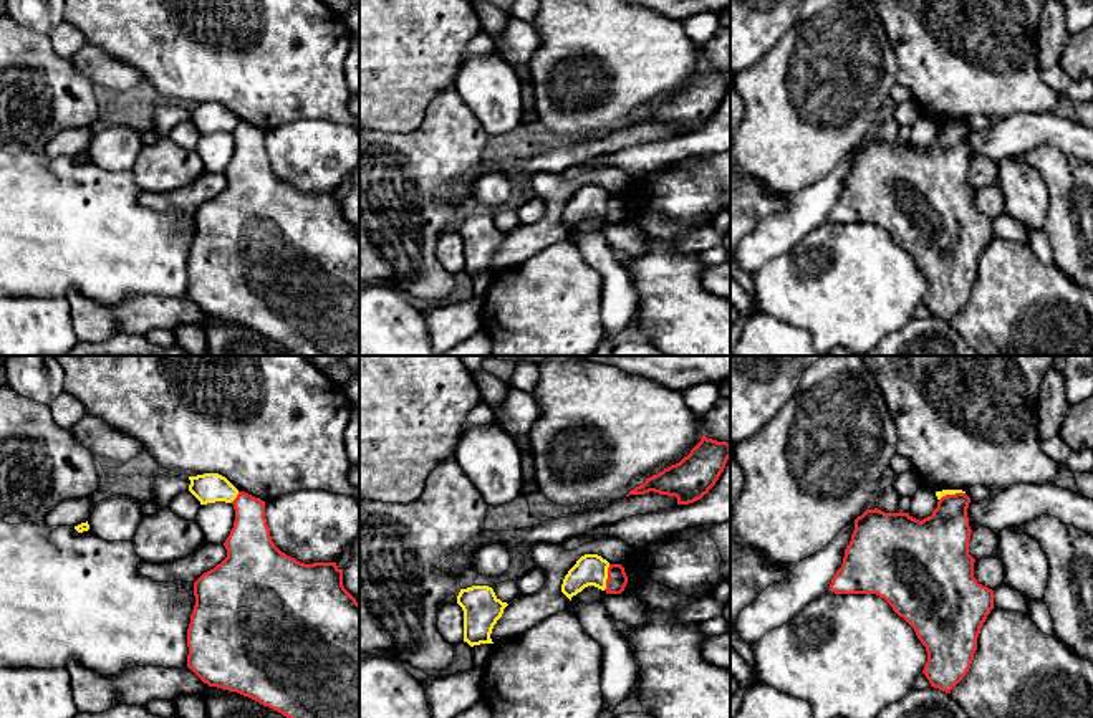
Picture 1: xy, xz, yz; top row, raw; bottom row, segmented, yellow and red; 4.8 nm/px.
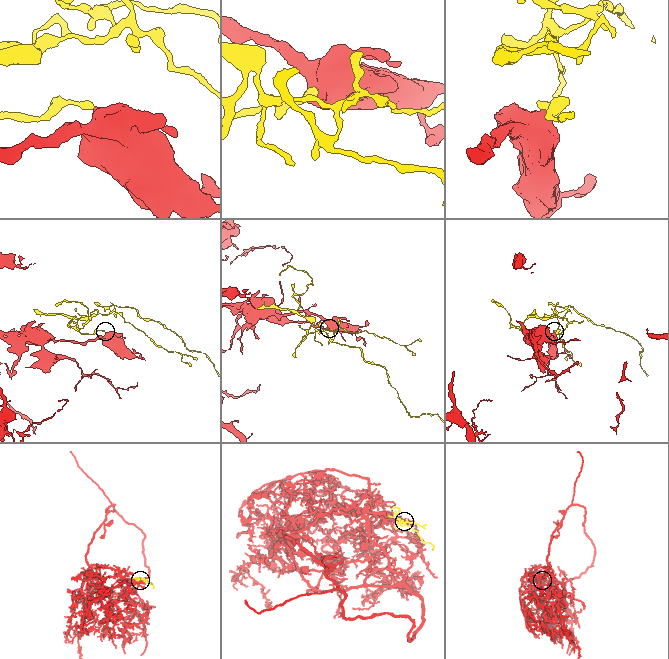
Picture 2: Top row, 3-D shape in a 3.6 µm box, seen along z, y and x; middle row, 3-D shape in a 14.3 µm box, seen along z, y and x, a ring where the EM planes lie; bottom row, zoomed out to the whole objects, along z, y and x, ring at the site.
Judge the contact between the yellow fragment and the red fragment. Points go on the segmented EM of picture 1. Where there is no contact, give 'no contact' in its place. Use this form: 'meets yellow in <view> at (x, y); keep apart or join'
meets yellow in xz at (606, 578); keep apart

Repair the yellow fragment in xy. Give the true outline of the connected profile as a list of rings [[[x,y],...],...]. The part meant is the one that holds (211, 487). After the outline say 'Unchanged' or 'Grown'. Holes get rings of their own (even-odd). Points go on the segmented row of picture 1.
[[[204,473],[189,476],[189,491],[200,501],[200,505],[225,501],[232,503],[238,490],[219,473]]]. Unchanged

